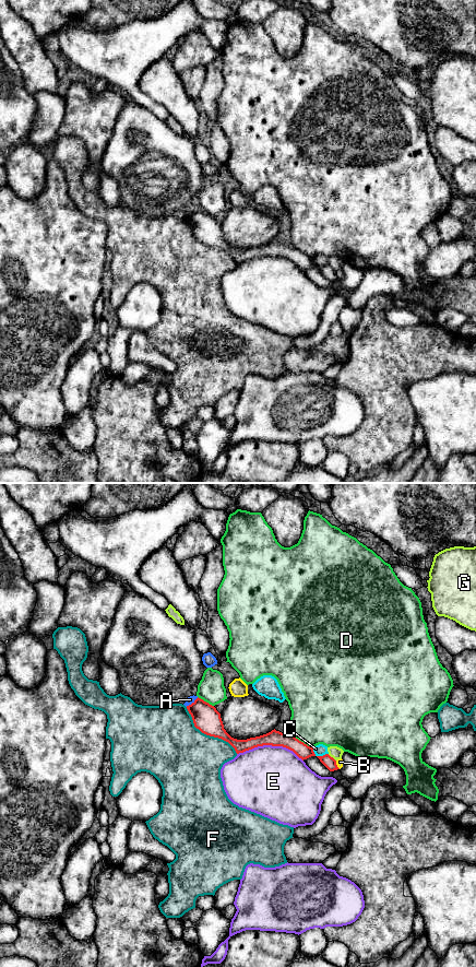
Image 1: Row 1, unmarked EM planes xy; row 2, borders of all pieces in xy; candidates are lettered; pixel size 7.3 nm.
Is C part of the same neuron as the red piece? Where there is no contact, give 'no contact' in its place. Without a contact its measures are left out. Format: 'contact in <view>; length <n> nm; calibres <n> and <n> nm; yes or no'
contact in xy; length 130 nm; calibres 90 and 90 nm; no

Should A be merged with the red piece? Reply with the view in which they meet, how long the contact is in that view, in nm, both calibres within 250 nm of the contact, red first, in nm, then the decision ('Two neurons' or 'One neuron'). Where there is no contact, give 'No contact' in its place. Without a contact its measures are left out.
Touches red in xy. Shared border 120 nm. Thickness 200 nm (red) against 50 nm. Two neurons

